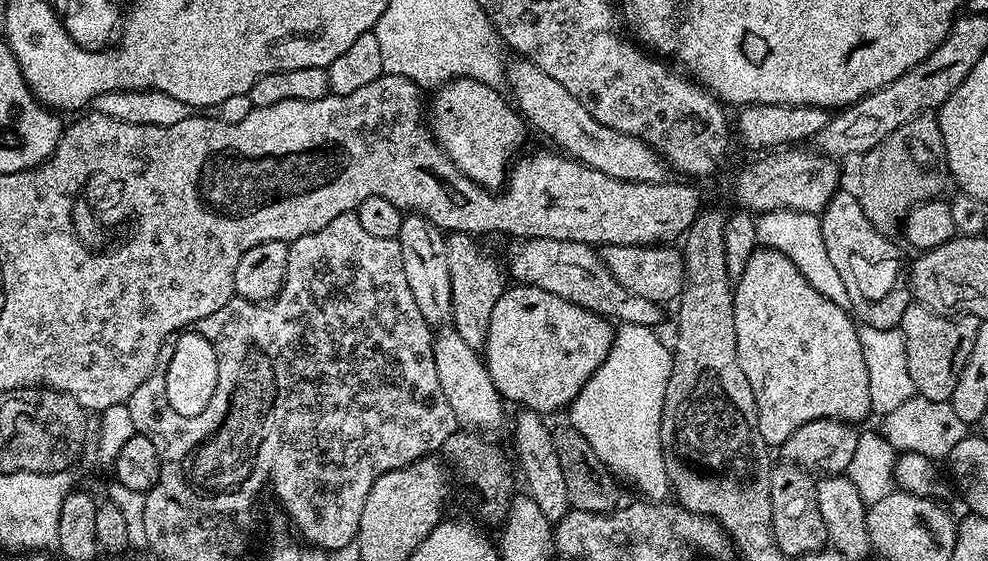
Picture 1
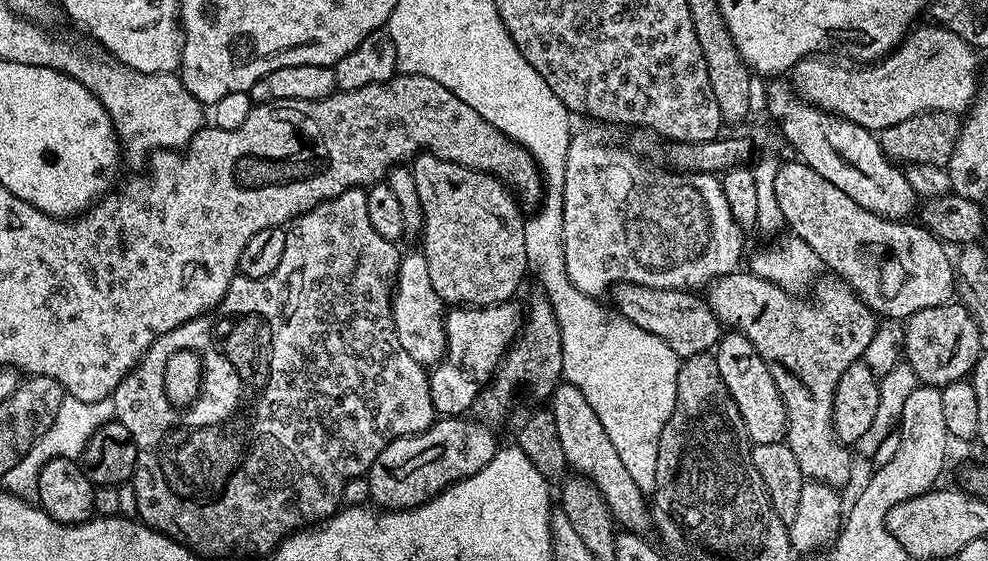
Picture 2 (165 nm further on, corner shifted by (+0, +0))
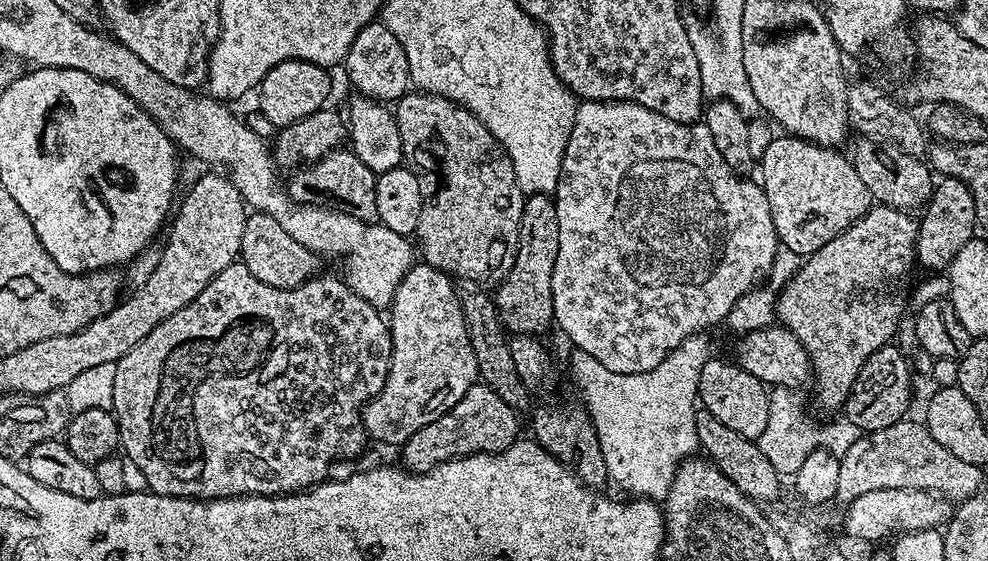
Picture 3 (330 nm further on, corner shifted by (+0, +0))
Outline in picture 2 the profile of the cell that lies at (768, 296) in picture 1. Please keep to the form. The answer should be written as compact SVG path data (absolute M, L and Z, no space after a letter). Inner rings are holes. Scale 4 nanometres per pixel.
M735 330L725 331L714 349L714 355L718 374L722 374L722 382L728 387L728 393L740 411L743 435L753 445L783 441L788 431L786 406L782 402L778 386L772 381L768 363L753 353L748 337Z

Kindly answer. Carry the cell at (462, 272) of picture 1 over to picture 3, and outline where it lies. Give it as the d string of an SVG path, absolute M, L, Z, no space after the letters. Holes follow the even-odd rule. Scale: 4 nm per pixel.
M410 90L401 100L395 101L394 115L402 140L403 163L422 178L428 191L415 235L419 255L420 252L424 255L421 256L423 263L442 270L457 281L469 280L472 286L499 285L510 266L514 266L518 226L522 222L522 206L526 199L525 192L516 184L514 166L507 152L474 113L429 92Z

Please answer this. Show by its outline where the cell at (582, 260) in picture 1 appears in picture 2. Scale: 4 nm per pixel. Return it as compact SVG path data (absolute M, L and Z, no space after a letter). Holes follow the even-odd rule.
M617 284L614 288L615 292L615 311L619 315L625 316L630 322L634 322L634 326L642 326L642 330L662 338L662 342L666 342L666 346L670 346L670 350L674 350L676 355L681 358L711 353L720 343L722 335L720 320L710 310L707 299L695 291L682 288L651 288L650 286L638 286L637 284Z

